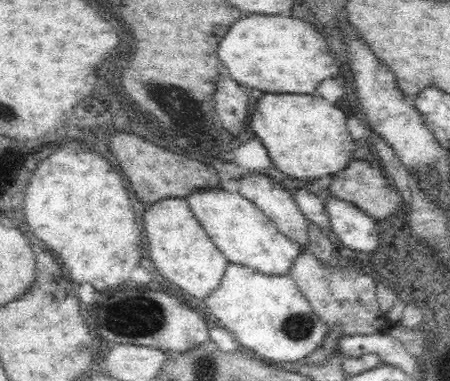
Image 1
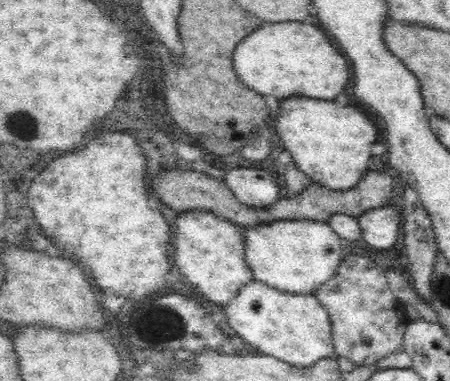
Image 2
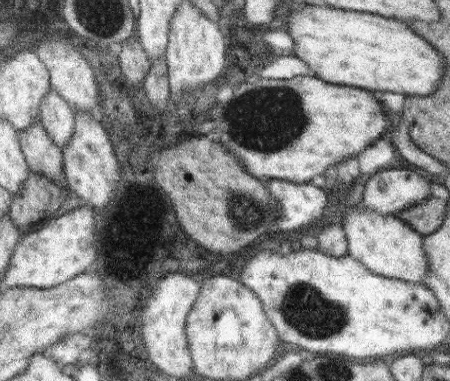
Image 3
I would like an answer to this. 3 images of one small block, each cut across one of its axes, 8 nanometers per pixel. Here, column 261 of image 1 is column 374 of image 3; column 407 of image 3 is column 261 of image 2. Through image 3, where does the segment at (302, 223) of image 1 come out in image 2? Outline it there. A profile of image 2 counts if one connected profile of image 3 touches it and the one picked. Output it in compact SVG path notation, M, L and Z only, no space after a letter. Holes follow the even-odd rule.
M234 168L228 170L222 182L234 192L234 196L252 208L270 208L284 190L278 188L276 180L272 178L272 170L254 170L254 168Z

